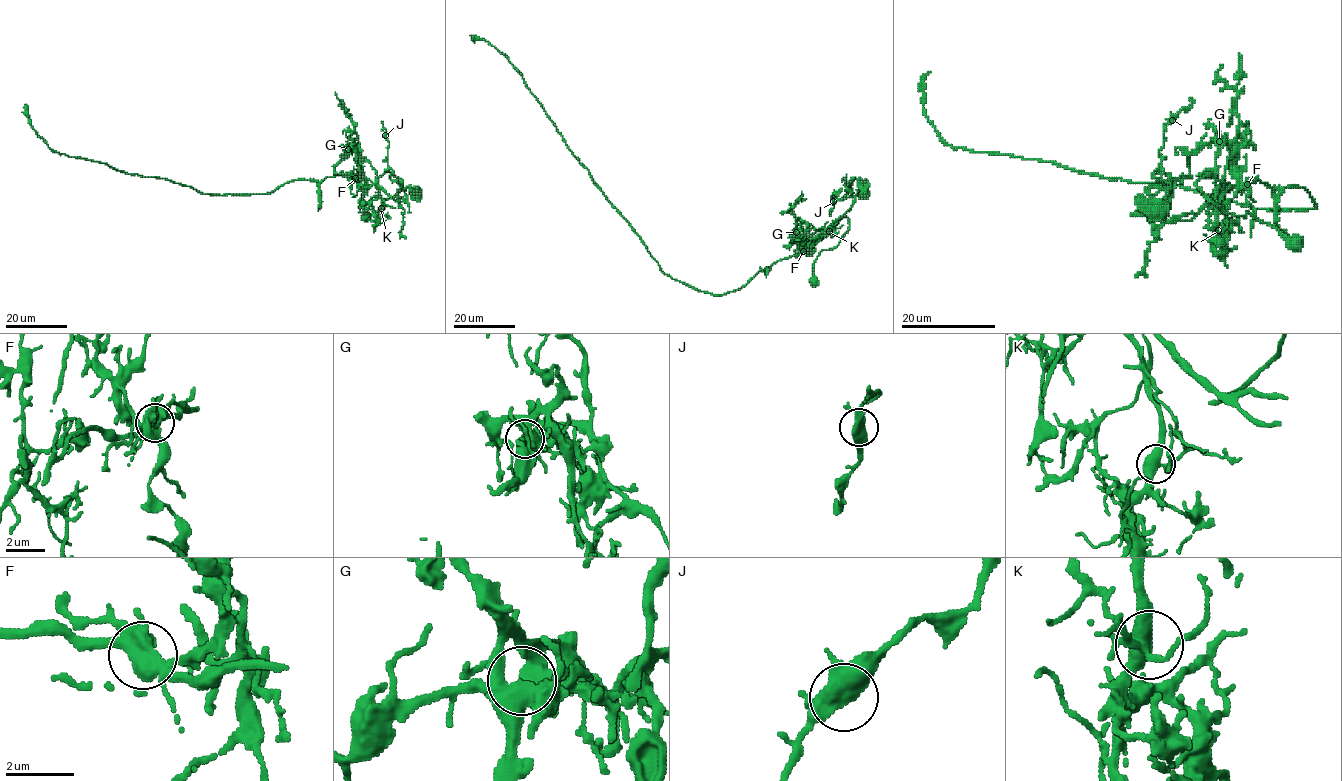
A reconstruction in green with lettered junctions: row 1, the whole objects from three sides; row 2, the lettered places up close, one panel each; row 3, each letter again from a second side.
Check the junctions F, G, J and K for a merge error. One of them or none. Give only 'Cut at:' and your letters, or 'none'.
Cut at: F

